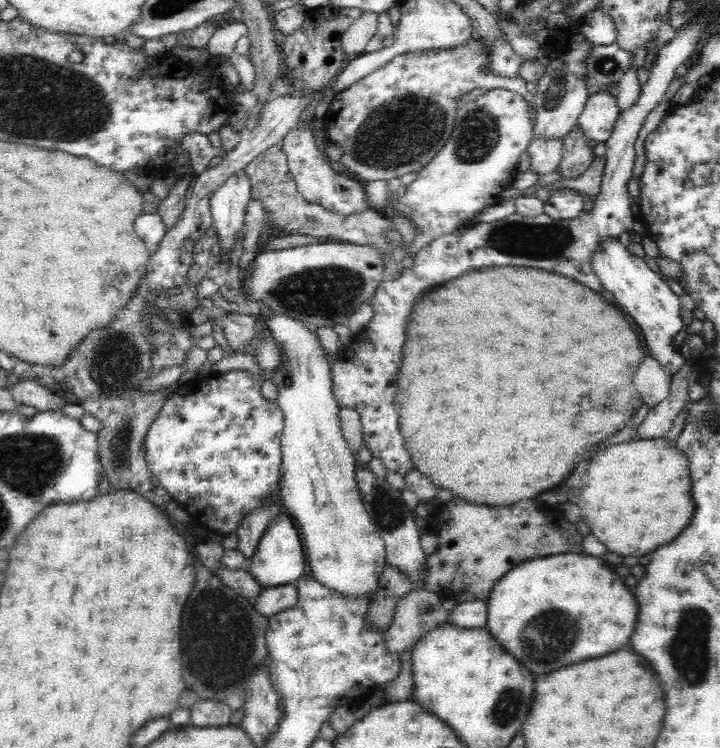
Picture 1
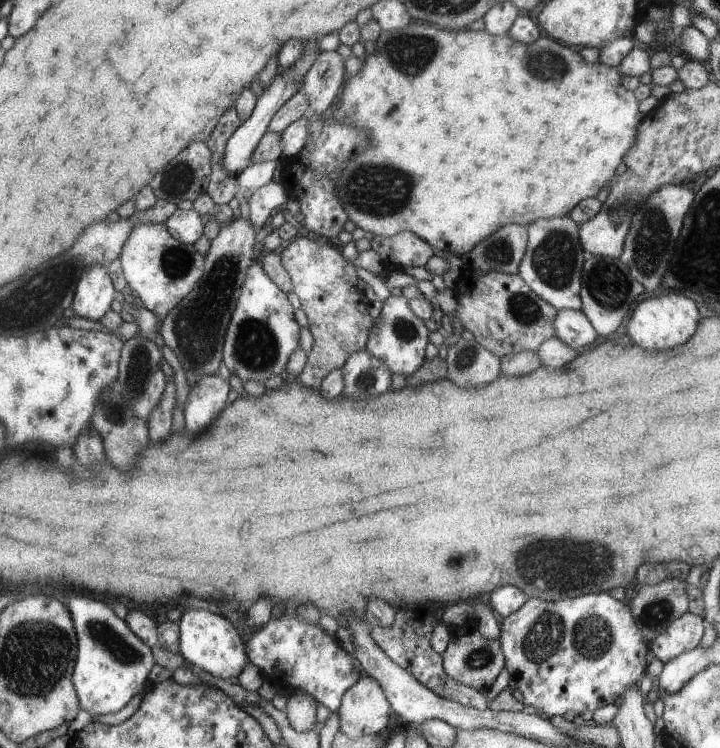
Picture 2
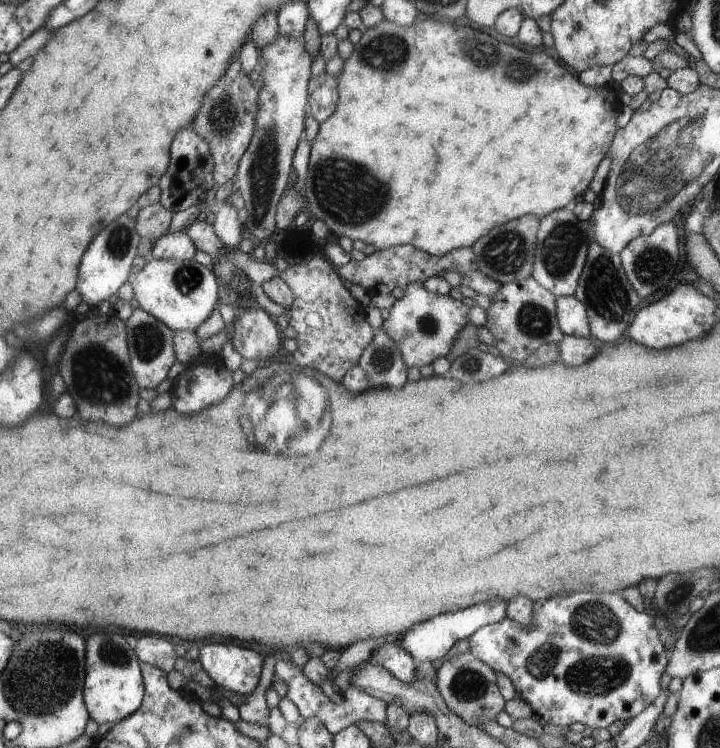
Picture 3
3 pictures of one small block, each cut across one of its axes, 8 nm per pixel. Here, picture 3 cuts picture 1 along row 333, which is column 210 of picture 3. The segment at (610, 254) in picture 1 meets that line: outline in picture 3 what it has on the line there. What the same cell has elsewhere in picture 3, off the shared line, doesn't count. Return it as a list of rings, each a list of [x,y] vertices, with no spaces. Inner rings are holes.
[[[201,644],[198,660],[215,686],[244,696],[257,686],[263,666],[257,652],[233,644]]]

